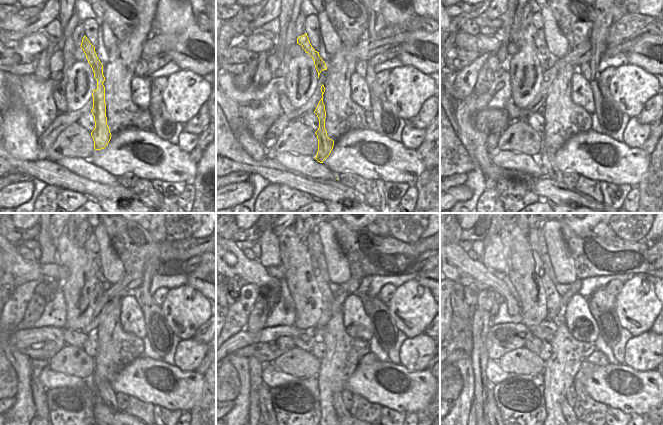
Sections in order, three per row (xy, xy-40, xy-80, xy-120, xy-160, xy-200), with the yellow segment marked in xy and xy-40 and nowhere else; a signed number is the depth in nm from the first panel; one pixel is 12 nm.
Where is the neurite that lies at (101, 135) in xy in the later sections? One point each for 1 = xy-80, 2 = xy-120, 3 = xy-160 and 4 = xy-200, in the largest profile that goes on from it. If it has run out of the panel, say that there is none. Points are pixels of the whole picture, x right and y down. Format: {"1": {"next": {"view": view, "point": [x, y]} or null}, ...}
{"1": {"next": {"view": "xy-80", "point": [546, 159]}}, "2": {"next": {"view": "xy-120", "point": [106, 394]}}, "3": {"next": {"view": "xy-160", "point": [340, 409]}}, "4": {"next": {"view": "xy-200", "point": [567, 410]}}}

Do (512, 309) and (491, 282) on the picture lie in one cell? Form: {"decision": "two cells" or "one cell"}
{"decision": "one cell"}

